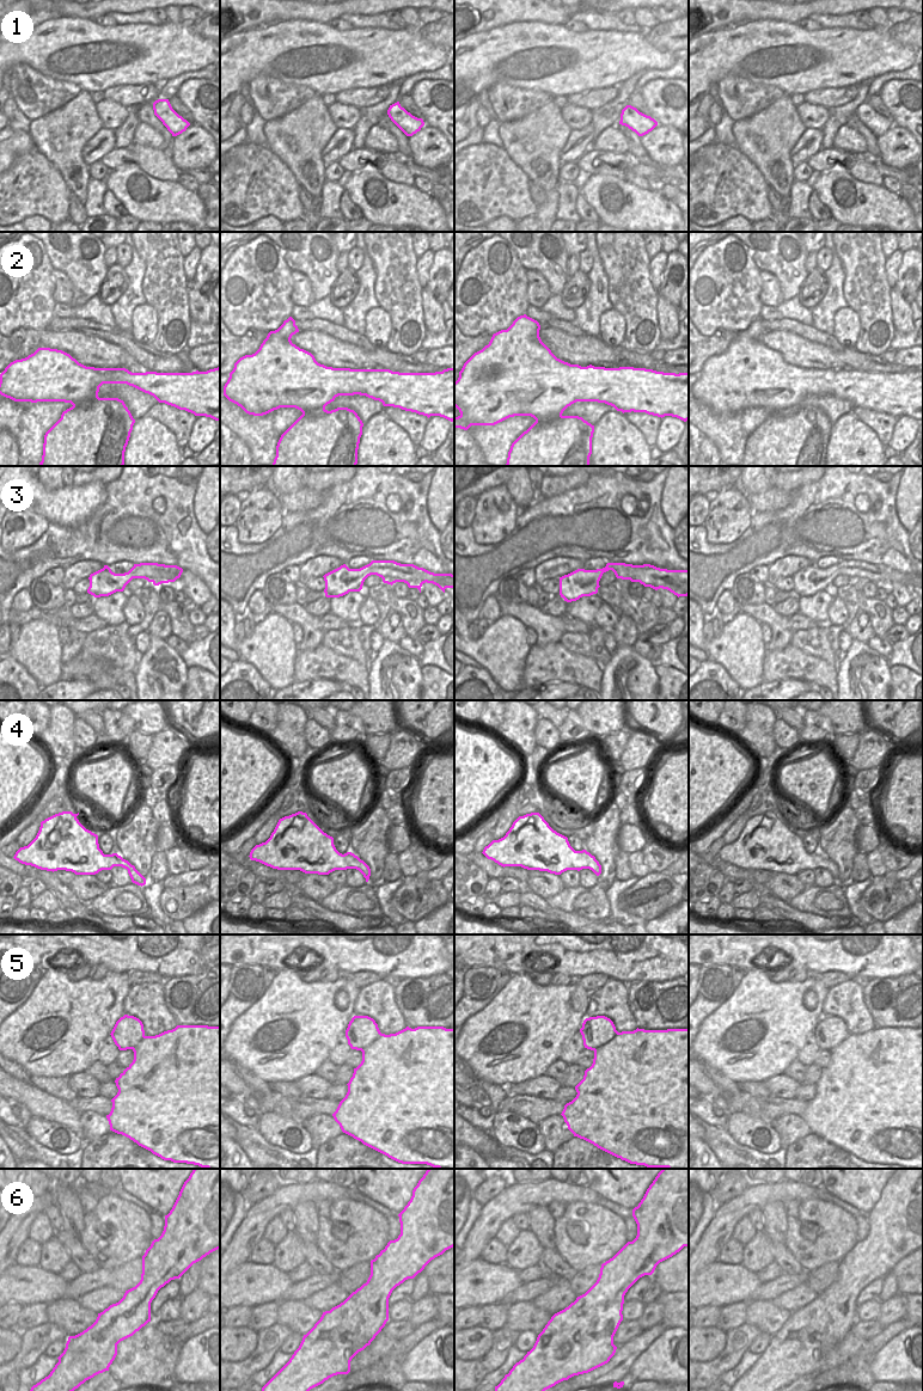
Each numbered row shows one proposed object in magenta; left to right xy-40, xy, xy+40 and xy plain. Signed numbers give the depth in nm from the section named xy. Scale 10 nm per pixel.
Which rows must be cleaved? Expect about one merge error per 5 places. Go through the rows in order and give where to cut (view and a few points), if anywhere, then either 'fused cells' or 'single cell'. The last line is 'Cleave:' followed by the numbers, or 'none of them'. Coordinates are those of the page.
1: no cut | single cell
2: xy+40 (561, 415), (551, 420), (536, 421) | fused cells
3: no cut | single cell
4: no cut | single cell
5: xy+40 (618, 1033), (594, 1052) | fused cells
6: no cut | single cell
Cleave: 2, 5

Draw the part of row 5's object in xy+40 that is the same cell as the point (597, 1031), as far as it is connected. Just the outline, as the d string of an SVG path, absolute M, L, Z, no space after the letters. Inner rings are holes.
M605 1016L586 1018L580 1032L582 1035L585 1048L594 1052L607 1044L618 1034L613 1022Z

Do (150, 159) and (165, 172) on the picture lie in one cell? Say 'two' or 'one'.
one

